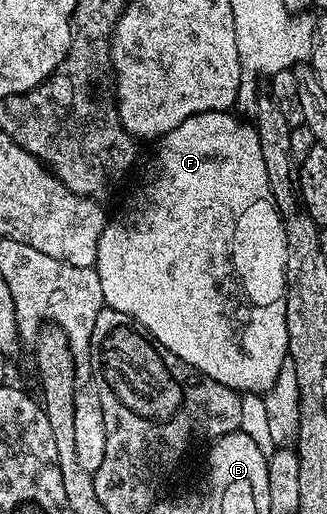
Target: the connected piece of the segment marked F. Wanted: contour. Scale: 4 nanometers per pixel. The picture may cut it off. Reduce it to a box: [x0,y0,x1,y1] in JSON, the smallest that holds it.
[94,111,288,394]

